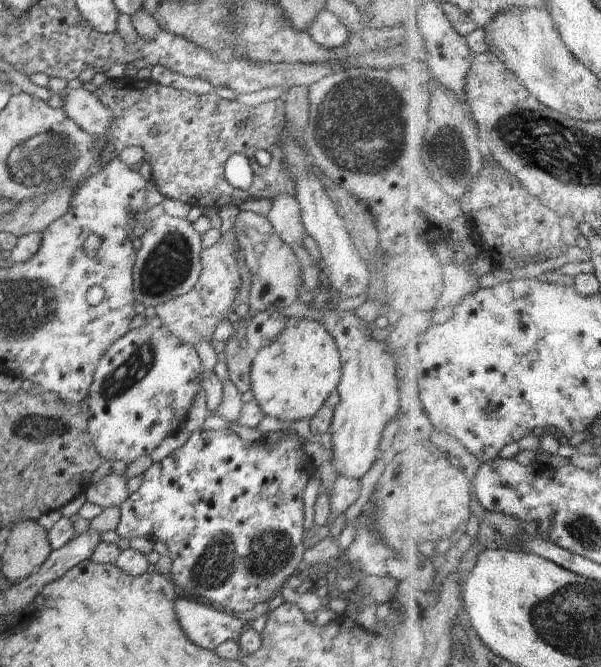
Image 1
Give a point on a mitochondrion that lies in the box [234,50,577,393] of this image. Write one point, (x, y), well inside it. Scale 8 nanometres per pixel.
(363, 128)

